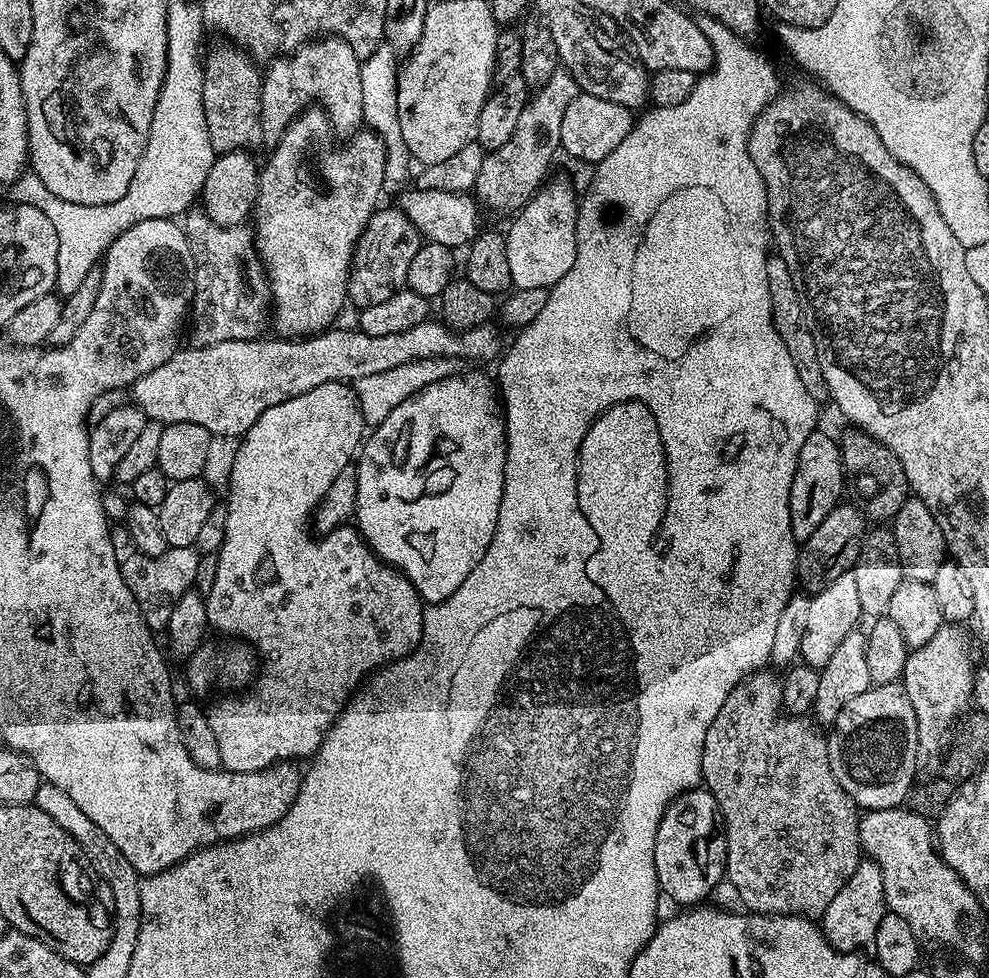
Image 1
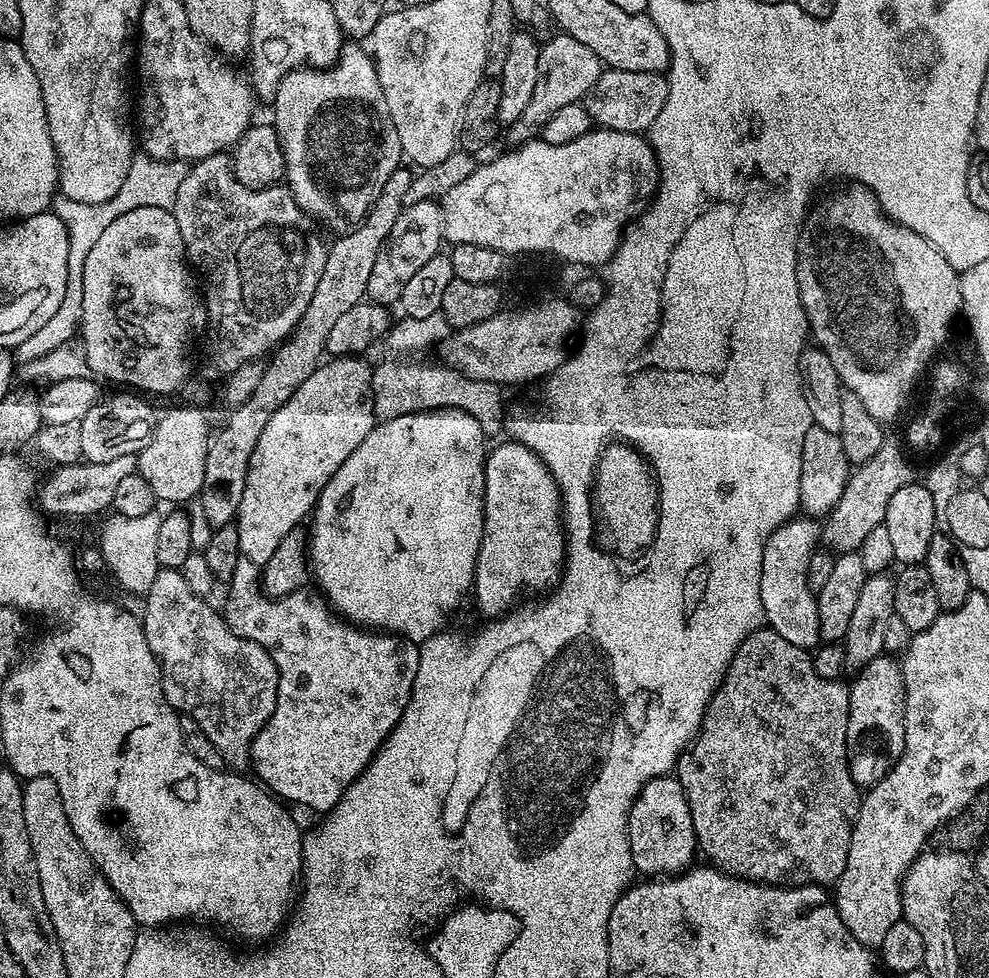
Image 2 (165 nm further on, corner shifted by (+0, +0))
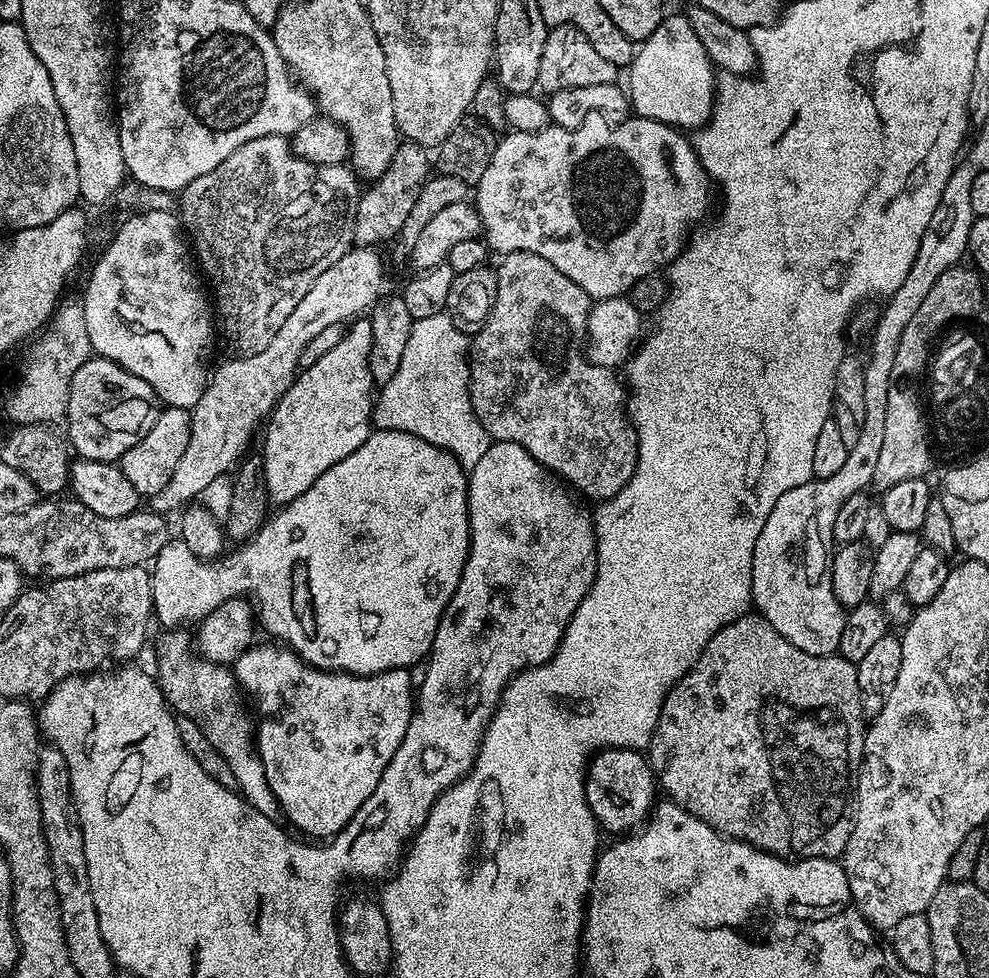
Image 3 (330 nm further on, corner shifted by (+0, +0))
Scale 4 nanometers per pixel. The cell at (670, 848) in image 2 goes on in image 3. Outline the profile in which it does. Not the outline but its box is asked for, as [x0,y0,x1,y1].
[584,748,658,834]

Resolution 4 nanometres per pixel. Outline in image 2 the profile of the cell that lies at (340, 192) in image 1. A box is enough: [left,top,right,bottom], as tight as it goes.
[274,43,402,230]

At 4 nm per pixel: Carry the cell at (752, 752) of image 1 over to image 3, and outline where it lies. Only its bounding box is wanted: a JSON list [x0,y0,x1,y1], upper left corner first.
[646,614,866,860]

